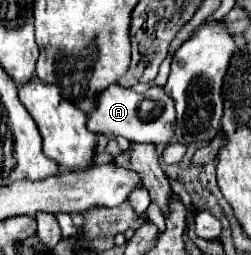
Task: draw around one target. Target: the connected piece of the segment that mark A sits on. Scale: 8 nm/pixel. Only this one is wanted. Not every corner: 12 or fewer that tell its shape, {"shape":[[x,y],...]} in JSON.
{"shape":[[119,84],[97,98],[87,128],[109,138],[169,144],[173,98]]}

